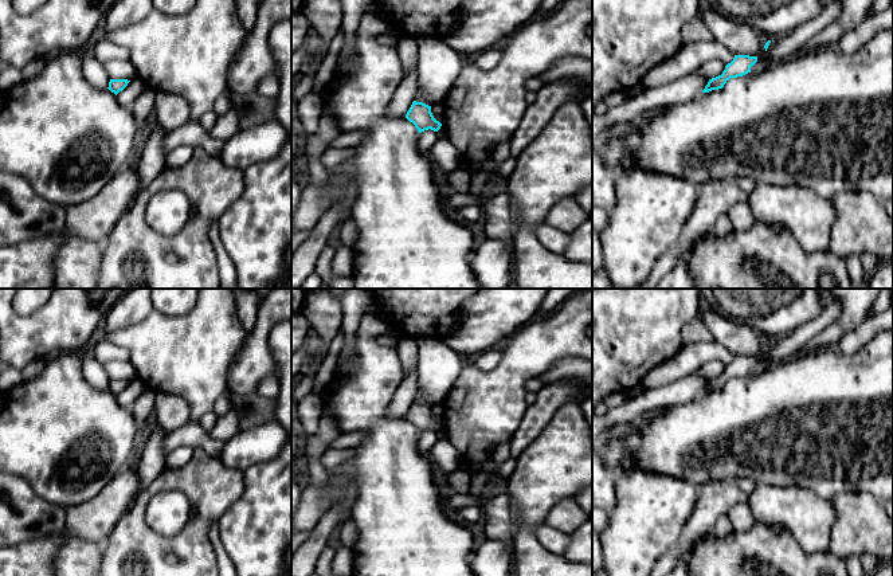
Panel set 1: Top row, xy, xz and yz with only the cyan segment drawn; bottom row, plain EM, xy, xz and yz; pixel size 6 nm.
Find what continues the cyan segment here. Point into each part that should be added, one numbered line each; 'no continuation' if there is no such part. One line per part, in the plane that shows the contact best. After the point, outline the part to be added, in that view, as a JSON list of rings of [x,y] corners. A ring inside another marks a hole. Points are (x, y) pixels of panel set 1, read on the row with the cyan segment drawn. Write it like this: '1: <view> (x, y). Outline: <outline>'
no continuation

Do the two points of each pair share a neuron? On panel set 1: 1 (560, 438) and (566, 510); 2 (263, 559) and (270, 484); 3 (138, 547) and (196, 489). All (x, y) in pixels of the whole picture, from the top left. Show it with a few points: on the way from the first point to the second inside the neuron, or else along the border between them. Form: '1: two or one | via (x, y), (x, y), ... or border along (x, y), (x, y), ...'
1: two | border along (574, 497), (559, 501), (549, 510), (544, 522)
2: one | via (263, 540), (263, 522), (270, 516), (270, 502)
3: one | via (161, 547), (175, 547), (200, 521), (200, 512)

